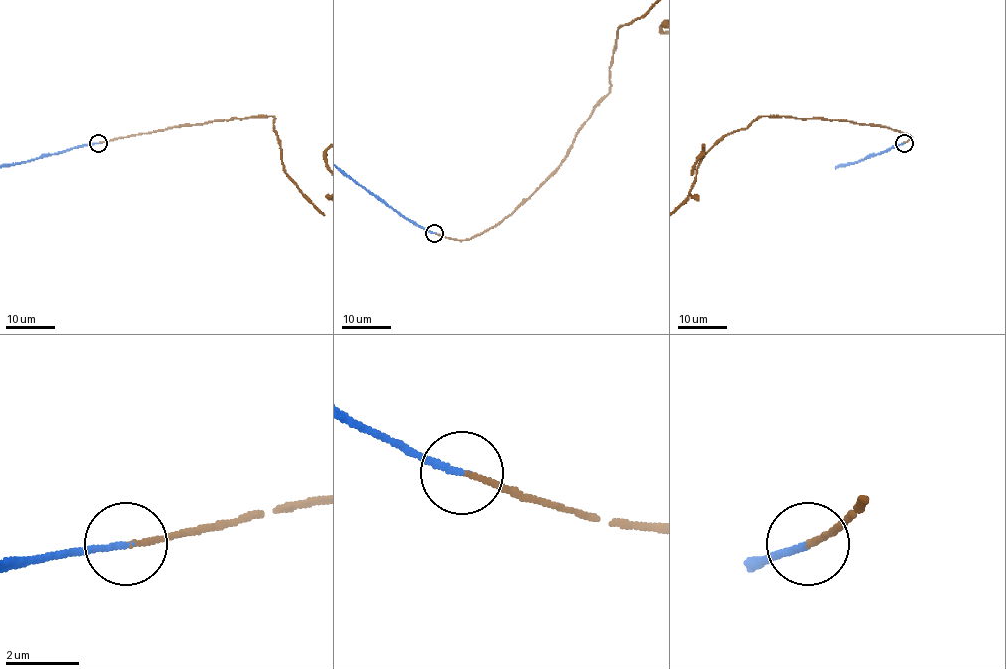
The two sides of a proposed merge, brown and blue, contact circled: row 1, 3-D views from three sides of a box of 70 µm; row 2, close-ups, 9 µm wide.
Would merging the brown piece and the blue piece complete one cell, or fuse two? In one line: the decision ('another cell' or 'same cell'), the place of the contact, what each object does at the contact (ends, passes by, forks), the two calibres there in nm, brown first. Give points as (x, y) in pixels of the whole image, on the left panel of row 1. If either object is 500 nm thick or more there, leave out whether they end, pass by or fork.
same cell | (98, 143) | brown ends | blue ends | 130/170 nm

